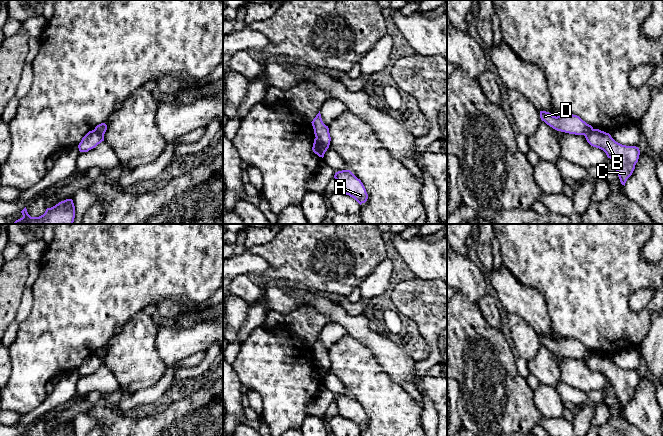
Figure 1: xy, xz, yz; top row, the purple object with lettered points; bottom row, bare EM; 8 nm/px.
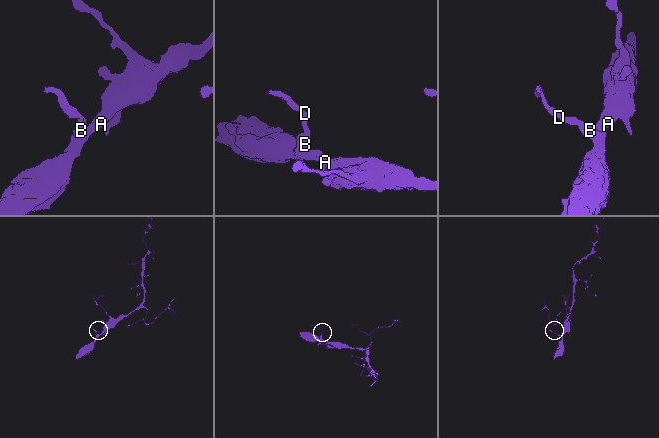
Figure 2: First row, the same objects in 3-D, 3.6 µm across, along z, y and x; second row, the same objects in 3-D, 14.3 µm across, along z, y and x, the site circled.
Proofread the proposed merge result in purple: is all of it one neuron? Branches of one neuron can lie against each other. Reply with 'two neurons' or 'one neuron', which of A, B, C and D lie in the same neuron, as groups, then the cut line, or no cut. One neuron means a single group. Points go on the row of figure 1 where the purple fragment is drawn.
two neurons; groups A B C / D; cut xz (316, 137), (327, 148)

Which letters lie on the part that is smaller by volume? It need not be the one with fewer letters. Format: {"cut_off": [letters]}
{"cut_off": ["D"]}

